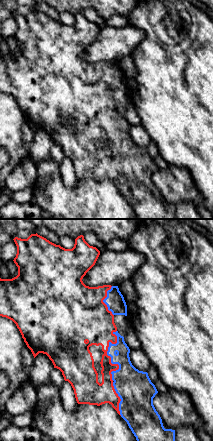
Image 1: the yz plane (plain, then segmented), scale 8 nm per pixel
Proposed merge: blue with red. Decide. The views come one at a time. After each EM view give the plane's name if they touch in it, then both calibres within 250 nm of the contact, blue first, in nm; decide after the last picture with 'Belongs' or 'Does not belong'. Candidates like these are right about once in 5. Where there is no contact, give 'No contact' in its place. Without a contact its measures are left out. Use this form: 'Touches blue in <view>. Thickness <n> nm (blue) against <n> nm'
Touches blue in yz. Thickness 220 nm (blue) against 280 nm

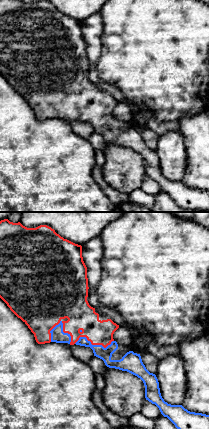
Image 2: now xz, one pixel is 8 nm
Touches blue in xz. Thickness 110 nm (blue) against 300 nm

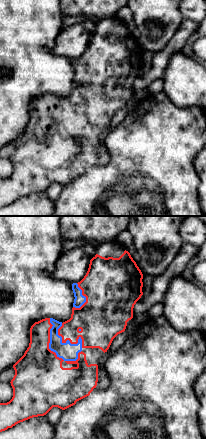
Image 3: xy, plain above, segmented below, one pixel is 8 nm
Touches blue in xy. Thickness 140 nm (blue) against 400 nm

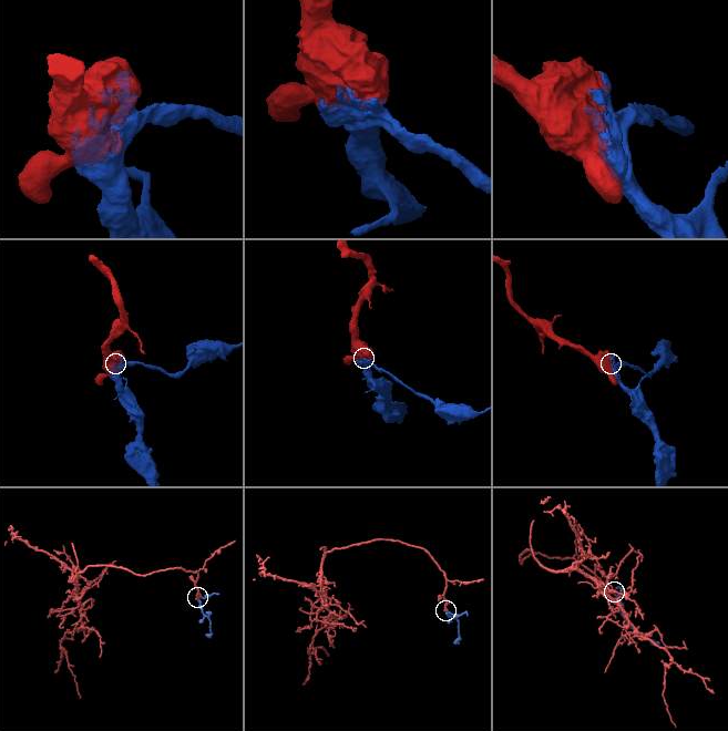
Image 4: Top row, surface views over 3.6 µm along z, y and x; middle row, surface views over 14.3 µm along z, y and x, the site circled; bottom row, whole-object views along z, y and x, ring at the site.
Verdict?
Belongs

